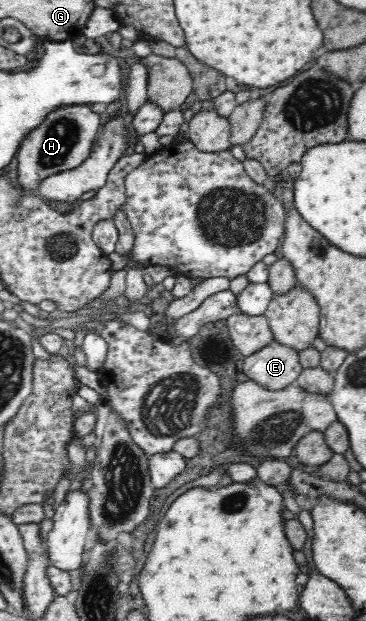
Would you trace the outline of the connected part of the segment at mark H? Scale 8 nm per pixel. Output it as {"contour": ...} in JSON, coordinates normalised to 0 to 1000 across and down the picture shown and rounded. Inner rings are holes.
{"contour":[[[199,169],[161,172],[55,232],[46,243],[52,317],[90,314],[109,304],[112,295],[134,283],[161,277],[197,275],[249,248],[276,193],[249,179],[249,169]]]}

